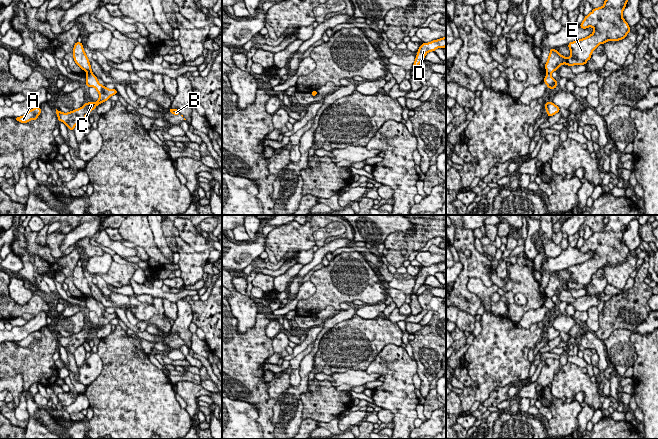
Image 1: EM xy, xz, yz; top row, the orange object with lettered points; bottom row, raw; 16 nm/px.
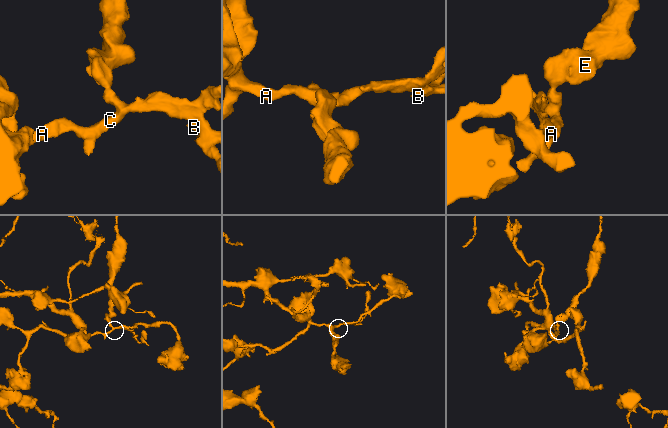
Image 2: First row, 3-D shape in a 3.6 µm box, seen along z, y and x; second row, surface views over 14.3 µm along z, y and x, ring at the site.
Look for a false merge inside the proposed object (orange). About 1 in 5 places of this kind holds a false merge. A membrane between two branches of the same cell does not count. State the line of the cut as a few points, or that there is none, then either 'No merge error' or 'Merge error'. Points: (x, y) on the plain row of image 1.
Split along xy (88, 296), (91, 297). Merge error

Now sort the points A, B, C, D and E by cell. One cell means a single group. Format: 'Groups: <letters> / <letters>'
Groups: A B C D / E

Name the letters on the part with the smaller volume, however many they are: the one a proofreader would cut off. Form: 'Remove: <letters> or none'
Remove: E

